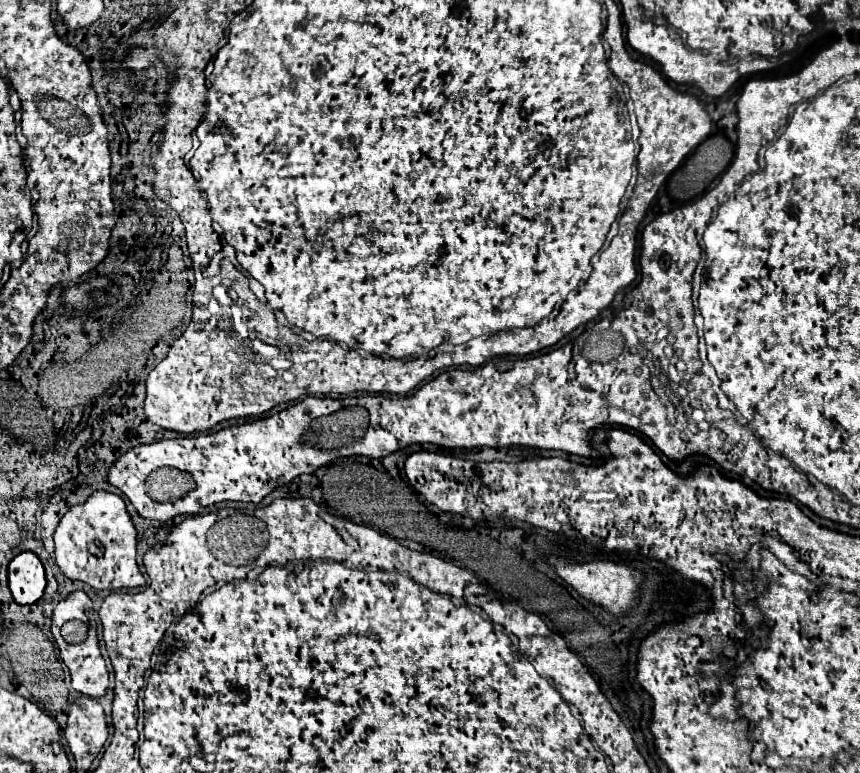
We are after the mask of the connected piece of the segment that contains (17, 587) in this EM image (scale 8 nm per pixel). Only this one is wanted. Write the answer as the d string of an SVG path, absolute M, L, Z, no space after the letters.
M26 551L12 559L8 567L8 587L14 601L20 605L32 605L42 597L46 577L44 567L34 553Z

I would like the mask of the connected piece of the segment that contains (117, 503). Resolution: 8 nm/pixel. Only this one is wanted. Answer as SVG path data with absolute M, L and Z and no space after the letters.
M96 491L84 505L72 507L54 531L54 559L60 571L74 581L88 583L96 591L134 589L146 585L136 565L136 529L124 501L108 491Z

